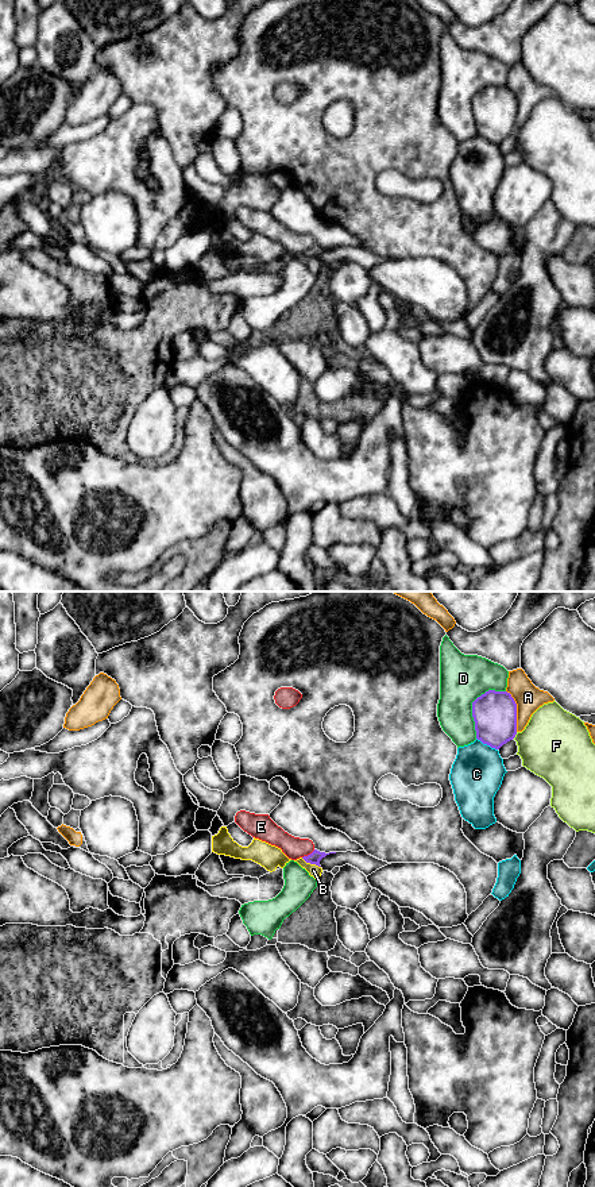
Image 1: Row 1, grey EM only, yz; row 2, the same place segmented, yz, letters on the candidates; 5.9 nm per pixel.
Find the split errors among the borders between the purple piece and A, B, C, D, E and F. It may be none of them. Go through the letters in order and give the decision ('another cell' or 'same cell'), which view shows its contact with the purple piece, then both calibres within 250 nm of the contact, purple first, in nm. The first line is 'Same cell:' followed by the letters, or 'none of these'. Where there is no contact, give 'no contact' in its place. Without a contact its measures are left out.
Same cell: none of these
A: another cell; meets purple in yz; 260 nm thick on the purple side, 160 nm on the other
B: another cell; meets purple in yz; 70 nm thick on the purple side, 70 nm on the other
C: another cell; meets purple in yz; 260 nm thick on the purple side, 320 nm on the other
D: another cell; meets purple in yz; 260 nm thick on the purple side, 280 nm on the other
E: another cell; meets purple in yz; 70 nm thick on the purple side, 130 nm on the other
F: another cell; meets purple in yz; 260 nm thick on the purple side, 420 nm on the other

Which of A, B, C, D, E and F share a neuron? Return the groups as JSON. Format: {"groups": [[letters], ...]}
{"groups": [["A"], ["B"], ["C"], ["D"], ["E"], ["F"]]}

